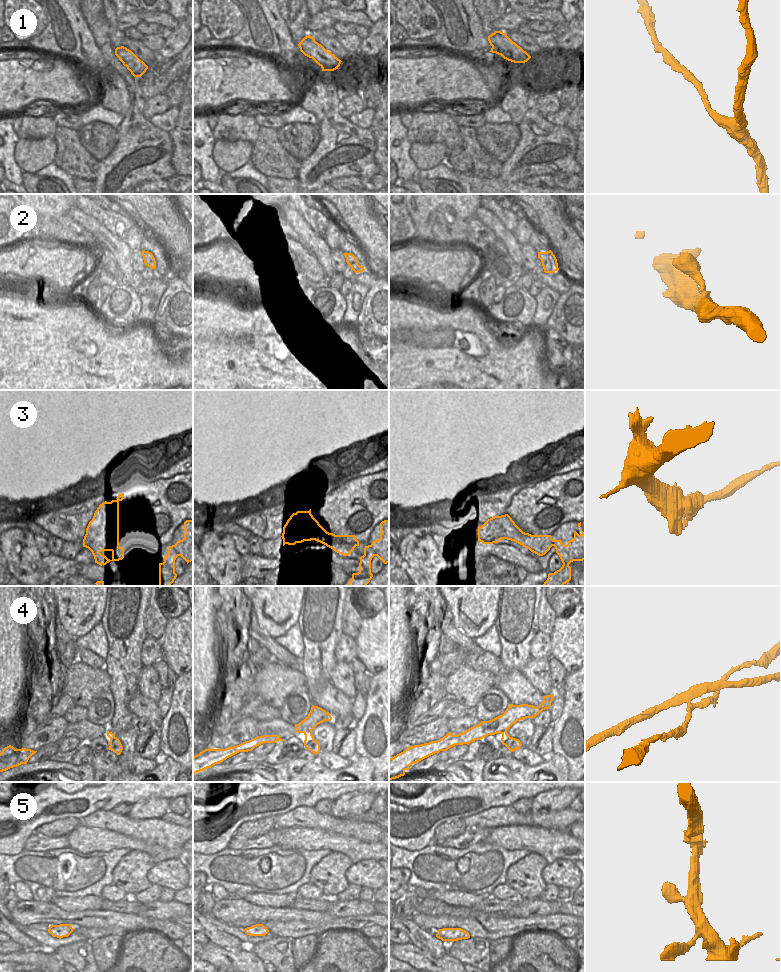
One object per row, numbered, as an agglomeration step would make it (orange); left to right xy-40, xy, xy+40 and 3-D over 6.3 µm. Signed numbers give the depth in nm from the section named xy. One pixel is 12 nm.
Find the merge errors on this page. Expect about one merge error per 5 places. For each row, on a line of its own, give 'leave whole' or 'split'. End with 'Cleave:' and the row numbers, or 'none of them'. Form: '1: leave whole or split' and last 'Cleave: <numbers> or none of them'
1: leave whole
2: leave whole
3: split
4: split
5: leave whole
Cleave: 3, 4

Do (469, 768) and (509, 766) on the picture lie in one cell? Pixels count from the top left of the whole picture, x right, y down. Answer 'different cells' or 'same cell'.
different cells

